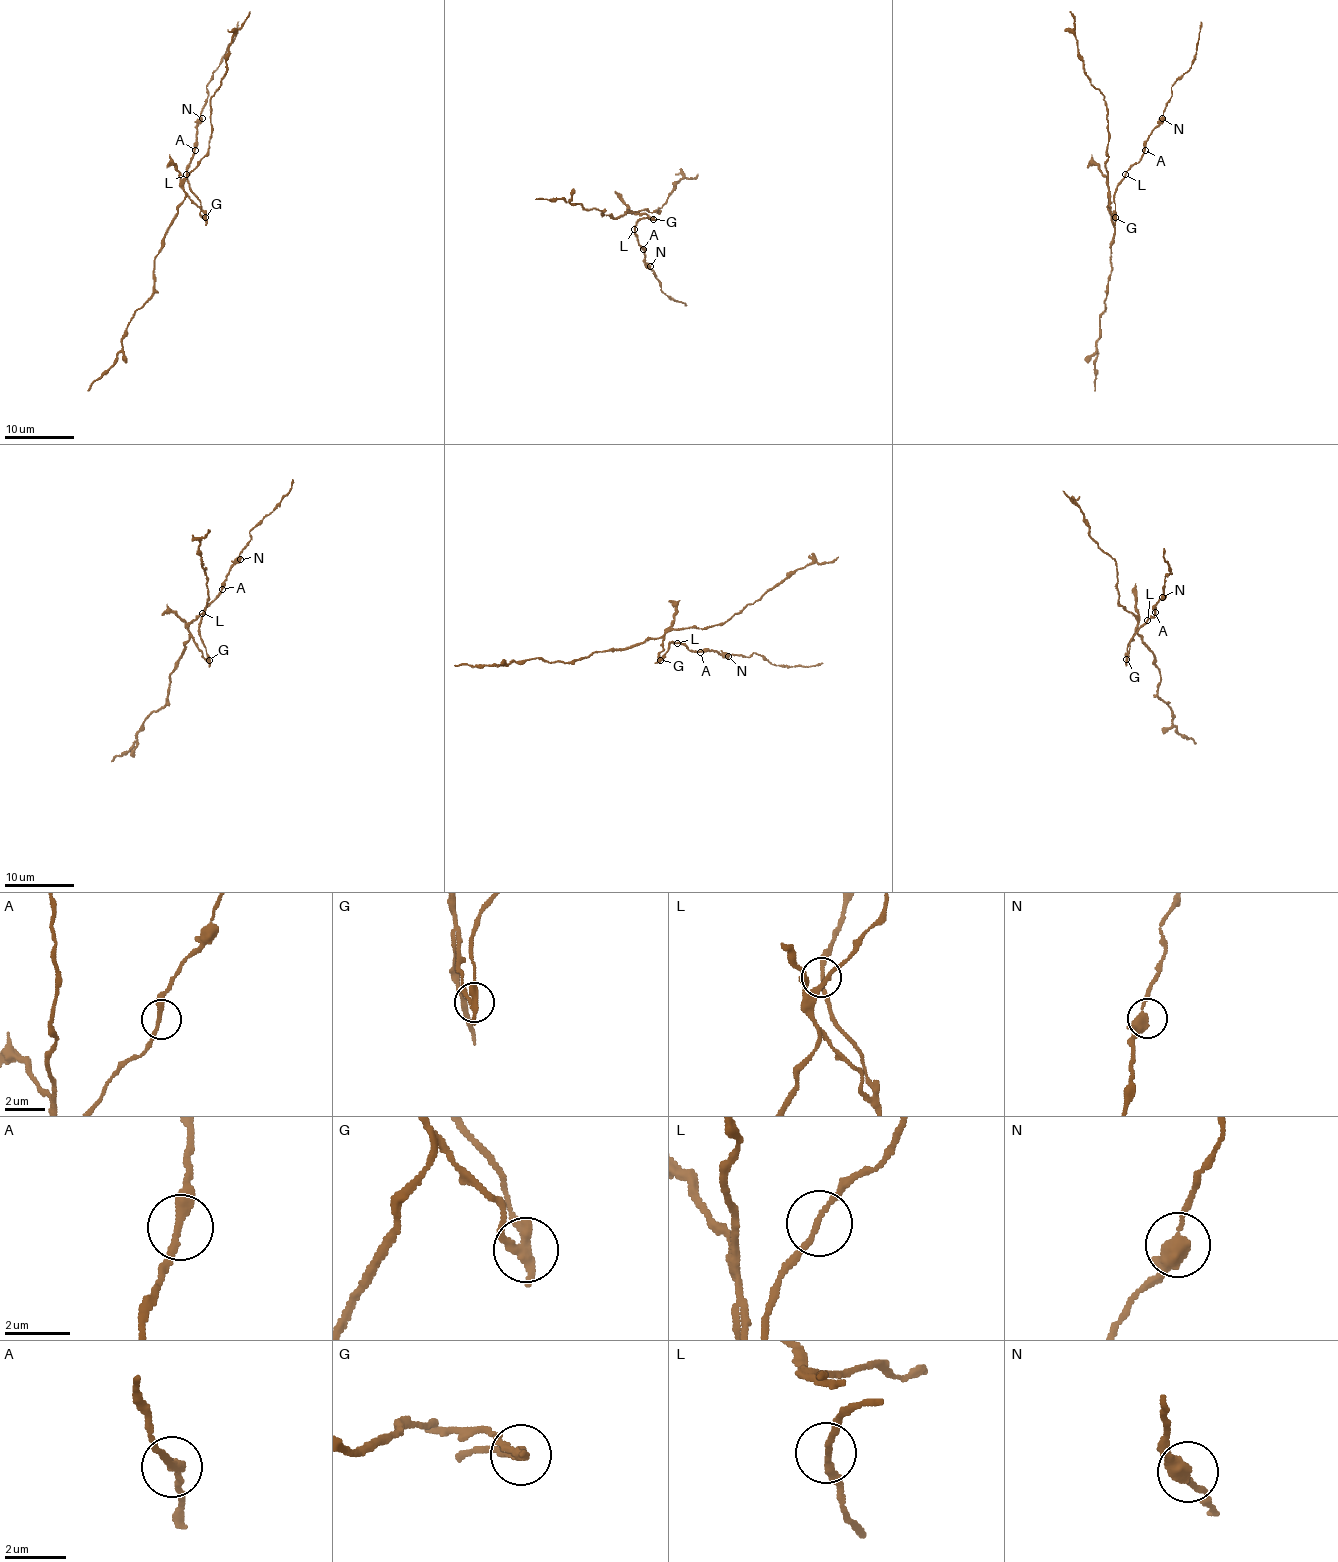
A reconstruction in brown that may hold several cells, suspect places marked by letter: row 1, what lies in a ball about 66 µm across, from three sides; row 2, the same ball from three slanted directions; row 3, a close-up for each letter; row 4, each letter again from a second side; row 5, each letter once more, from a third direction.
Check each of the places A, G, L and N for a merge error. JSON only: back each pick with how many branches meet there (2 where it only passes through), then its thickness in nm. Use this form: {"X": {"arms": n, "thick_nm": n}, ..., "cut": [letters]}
{"G": {"arms": 2, "thick_nm": 320}, "cut": ["G"]}

